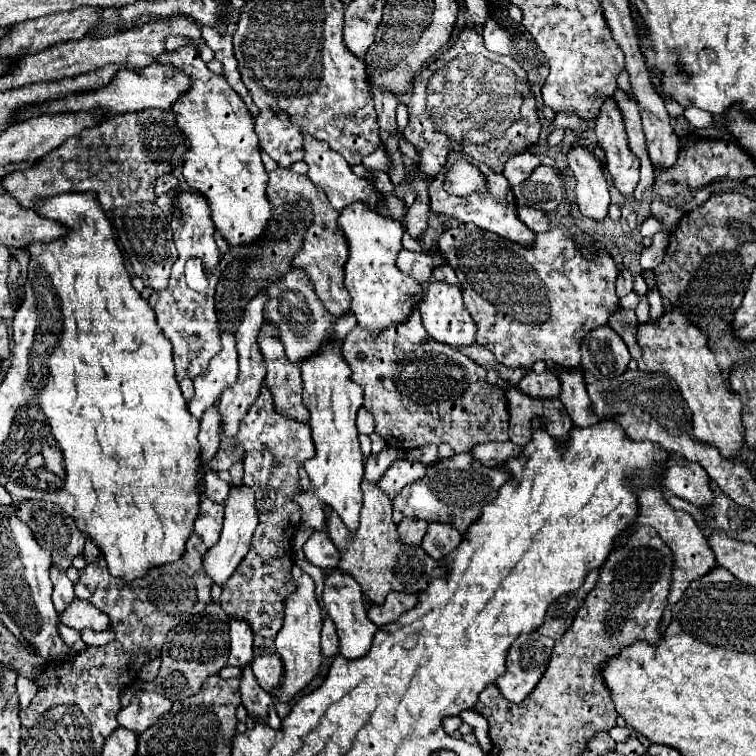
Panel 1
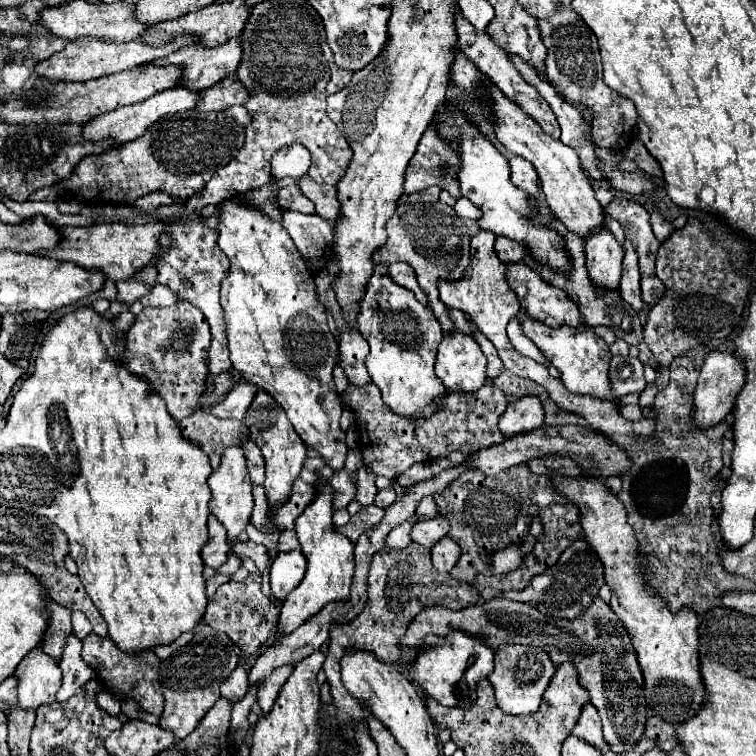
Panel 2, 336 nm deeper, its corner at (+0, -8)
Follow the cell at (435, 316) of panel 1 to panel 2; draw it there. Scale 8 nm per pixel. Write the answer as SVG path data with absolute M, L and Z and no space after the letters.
M458 329L444 333L436 375L448 391L476 391L486 383L486 357L472 335Z

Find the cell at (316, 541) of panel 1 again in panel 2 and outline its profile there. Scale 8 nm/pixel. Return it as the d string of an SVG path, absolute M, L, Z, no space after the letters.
M300 549L278 553L270 567L270 587L274 597L286 599L286 595L300 585L306 575L306 559Z

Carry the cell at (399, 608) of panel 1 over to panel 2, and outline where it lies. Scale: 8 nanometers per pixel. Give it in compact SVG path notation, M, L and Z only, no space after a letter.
M596 597L588 611L574 621L544 617L532 605L508 599L482 601L460 611L450 611L444 607L426 607L408 625L400 643L406 647L420 647L428 633L444 637L452 629L462 629L470 635L484 637L492 649L504 643L540 645L544 651L548 651L550 659L556 665L564 661L576 663L576 669L580 671L580 683L588 687L592 705L598 709L602 717L604 739L608 741L610 749L616 753L626 751L632 743L636 743L642 737L646 723L646 697L636 651L630 643L628 633L624 631L624 625L620 623L620 619L616 619L616 613L600 597Z

